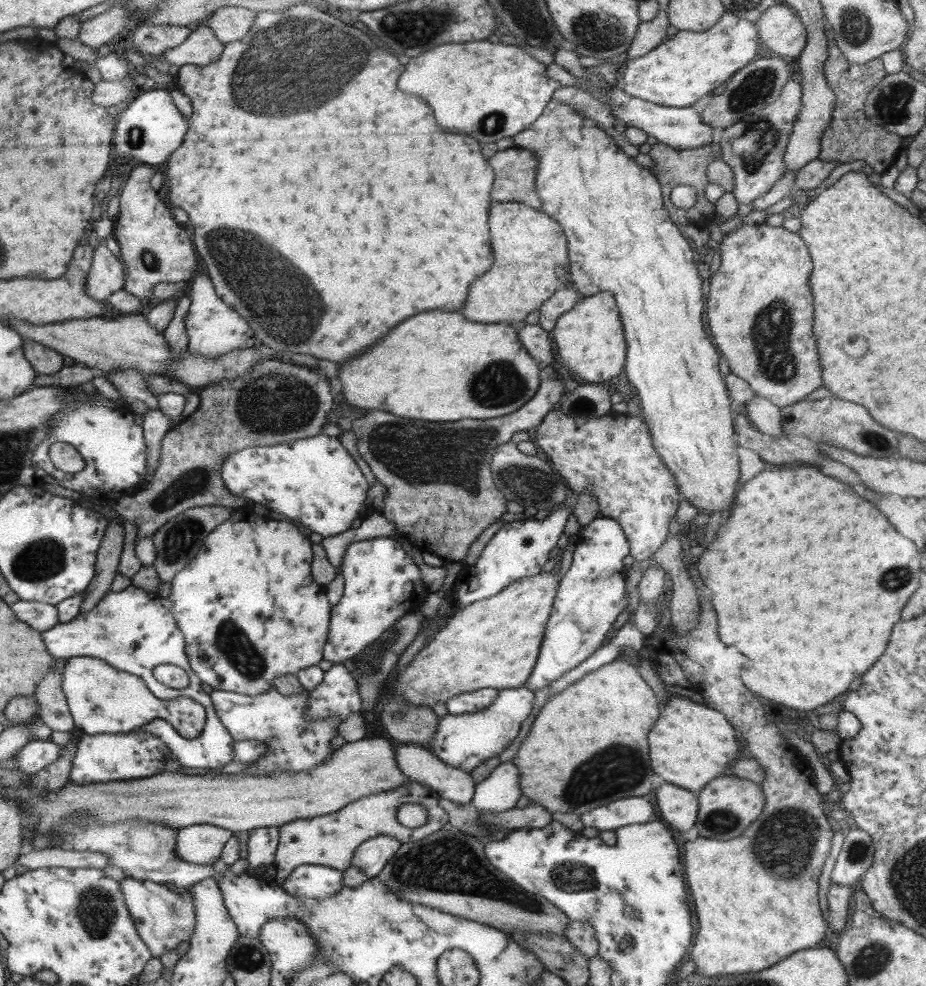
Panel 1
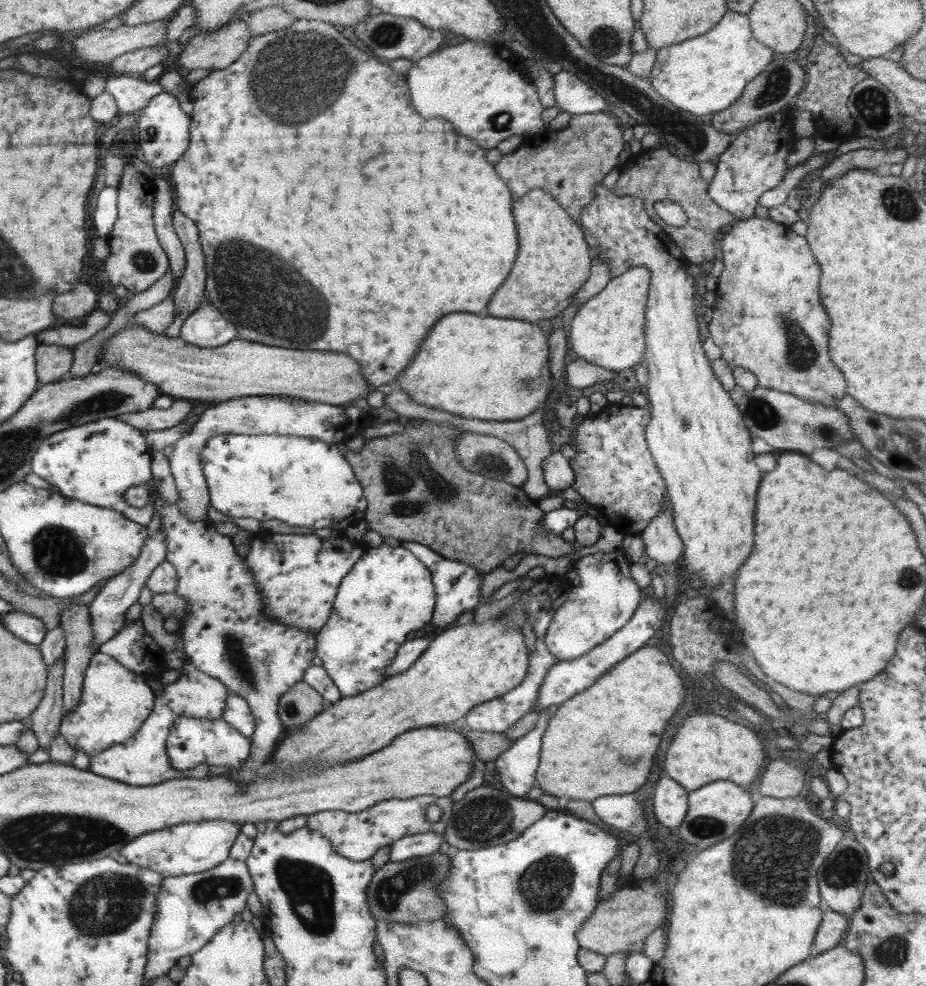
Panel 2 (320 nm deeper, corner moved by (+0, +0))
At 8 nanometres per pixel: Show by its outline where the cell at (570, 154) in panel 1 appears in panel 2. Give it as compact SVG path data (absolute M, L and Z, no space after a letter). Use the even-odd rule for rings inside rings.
M602 181L599 182L593 188L593 200L591 200L582 210L579 216L580 228L584 233L584 238L589 244L589 252L592 261L596 259L604 259L607 262L609 273L611 278L620 276L624 271L631 269L635 266L646 266L651 274L649 295L646 303L645 310L645 349L643 359L648 364L648 409L651 412L651 419L649 420L648 426L646 427L645 439L656 461L658 470L662 475L662 478L666 483L666 500L671 504L673 522L676 528L678 537L681 538L684 544L684 561L683 564L688 572L697 574L700 579L704 581L704 592L708 592L714 589L714 586L718 586L724 576L736 576L738 568L746 562L748 554L752 552L752 546L754 546L754 508L756 508L756 492L758 492L758 484L760 484L760 478L762 478L762 472L755 463L755 453L752 451L751 445L751 434L747 429L747 426L742 420L742 414L737 407L737 403L734 401L735 394L726 390L722 383L717 379L714 374L710 361L702 349L703 341L700 340L700 334L698 333L698 321L696 321L696 315L694 314L694 277L689 274L688 267L691 263L680 250L680 247L672 240L672 237L662 230L660 221L656 218L650 218L646 209L644 208L644 202L641 198L632 198L630 196L618 196L615 194L612 188L607 188L603 185Z

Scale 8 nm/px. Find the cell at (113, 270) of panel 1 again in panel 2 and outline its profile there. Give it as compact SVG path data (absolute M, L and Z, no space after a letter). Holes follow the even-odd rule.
M81 281L72 290L53 298L52 311L57 316L57 322L64 325L75 318L84 318L94 311L97 304L96 292L85 281Z

